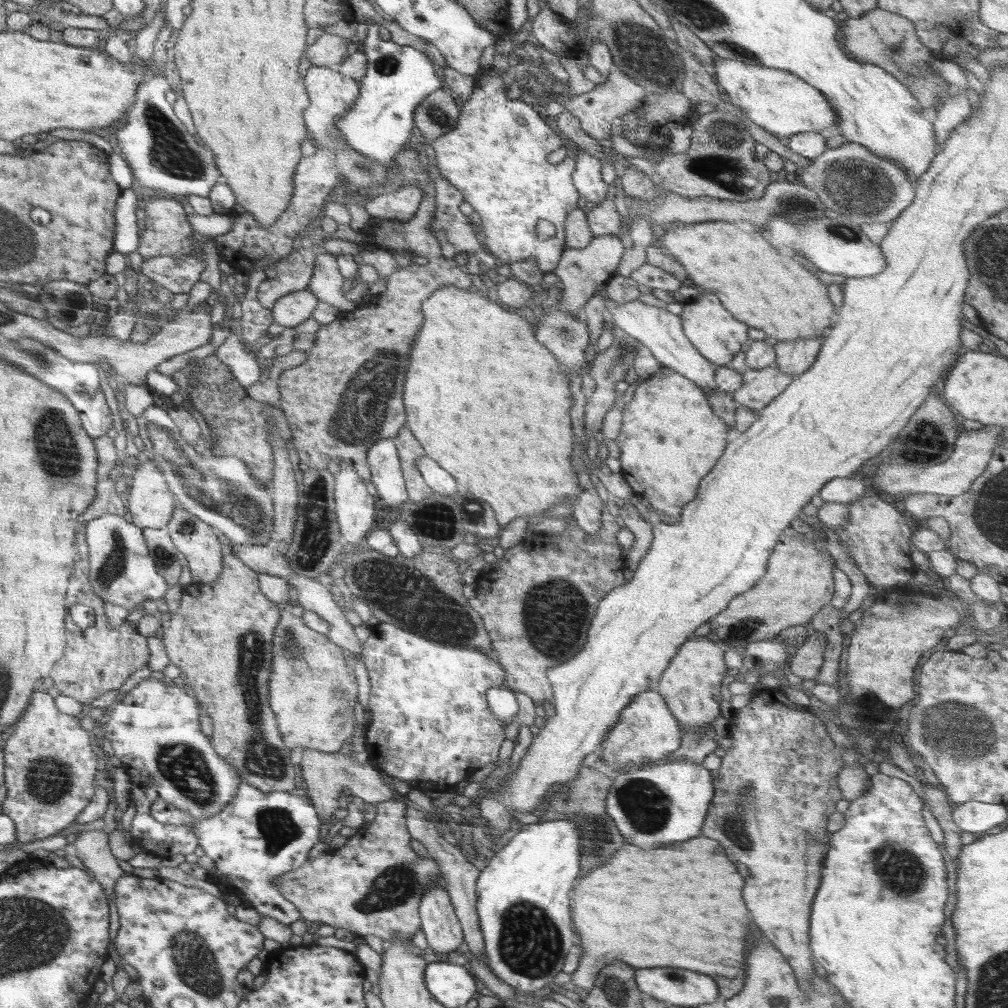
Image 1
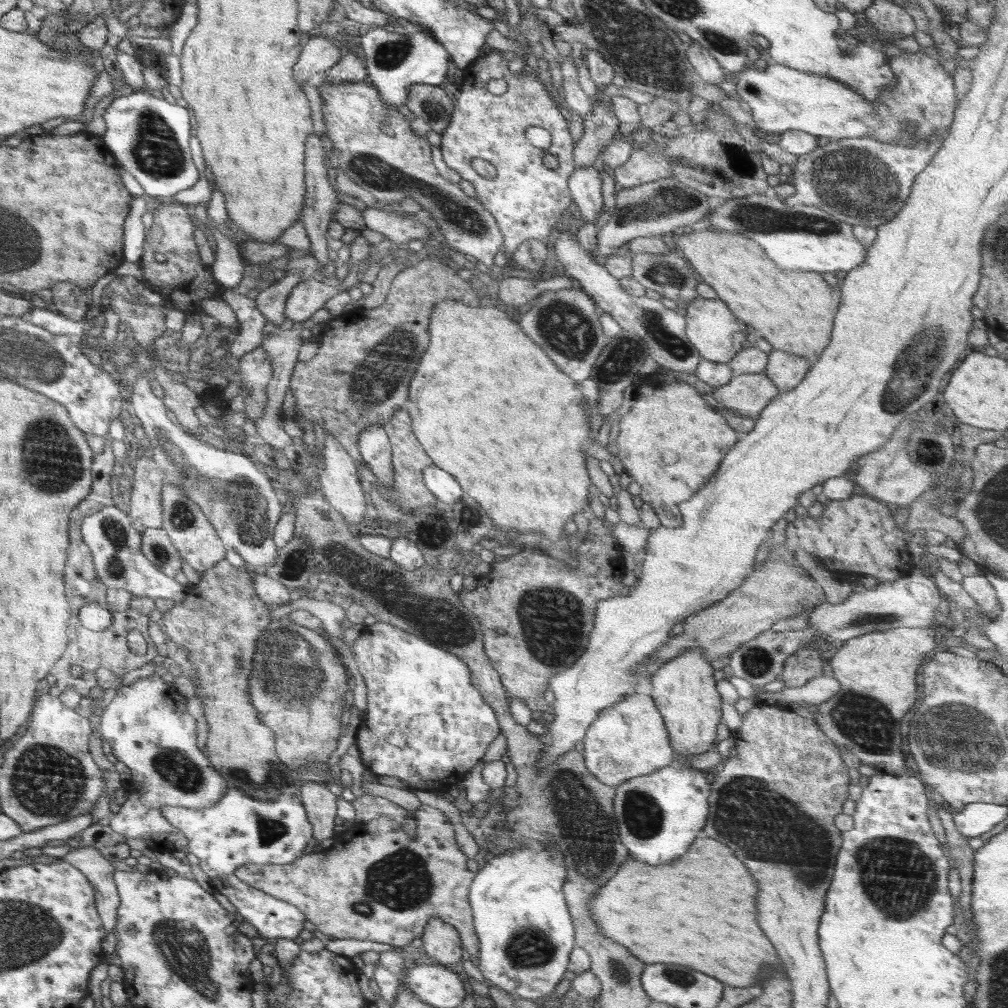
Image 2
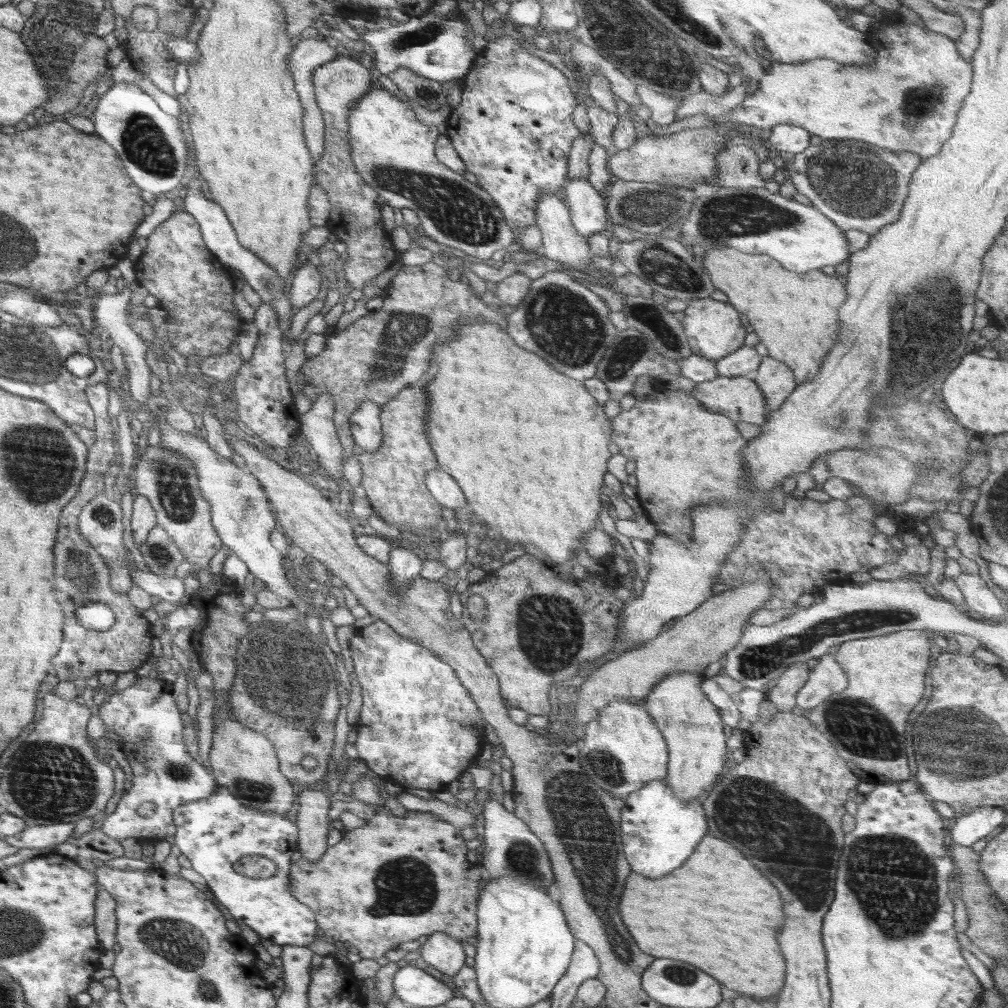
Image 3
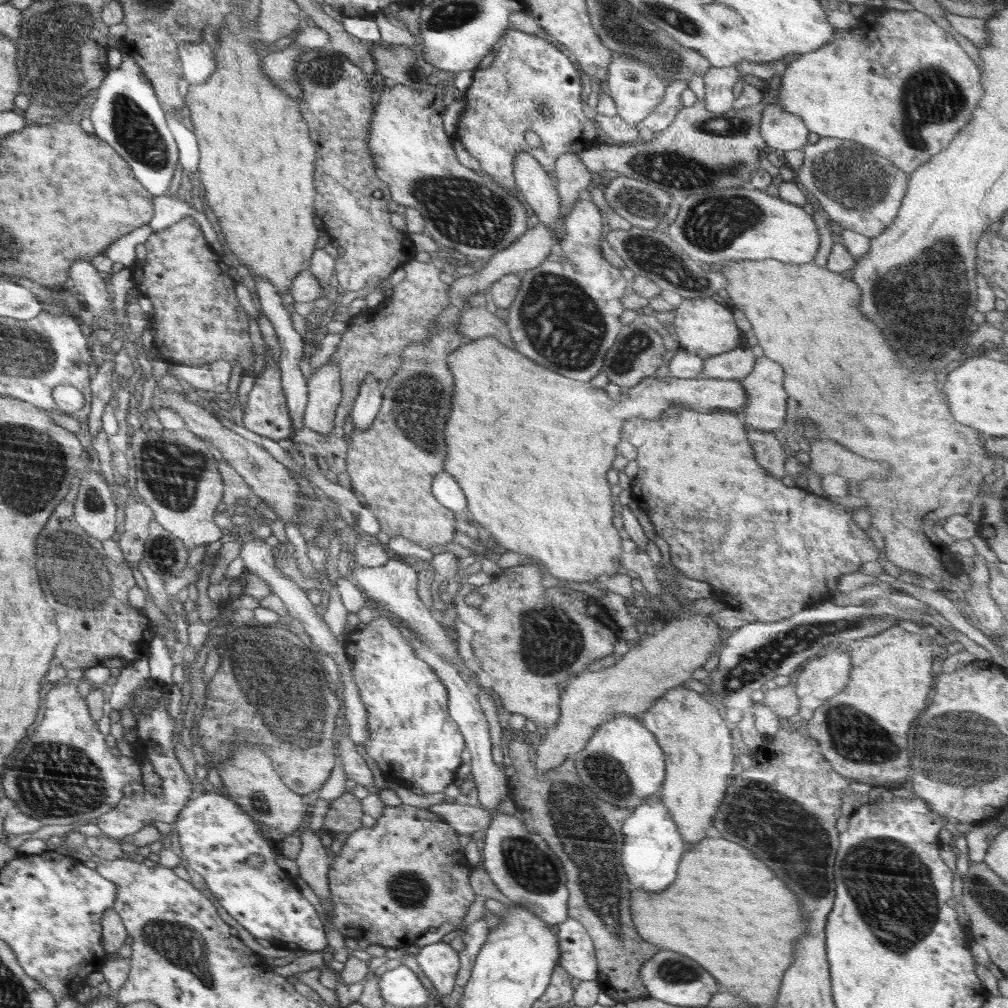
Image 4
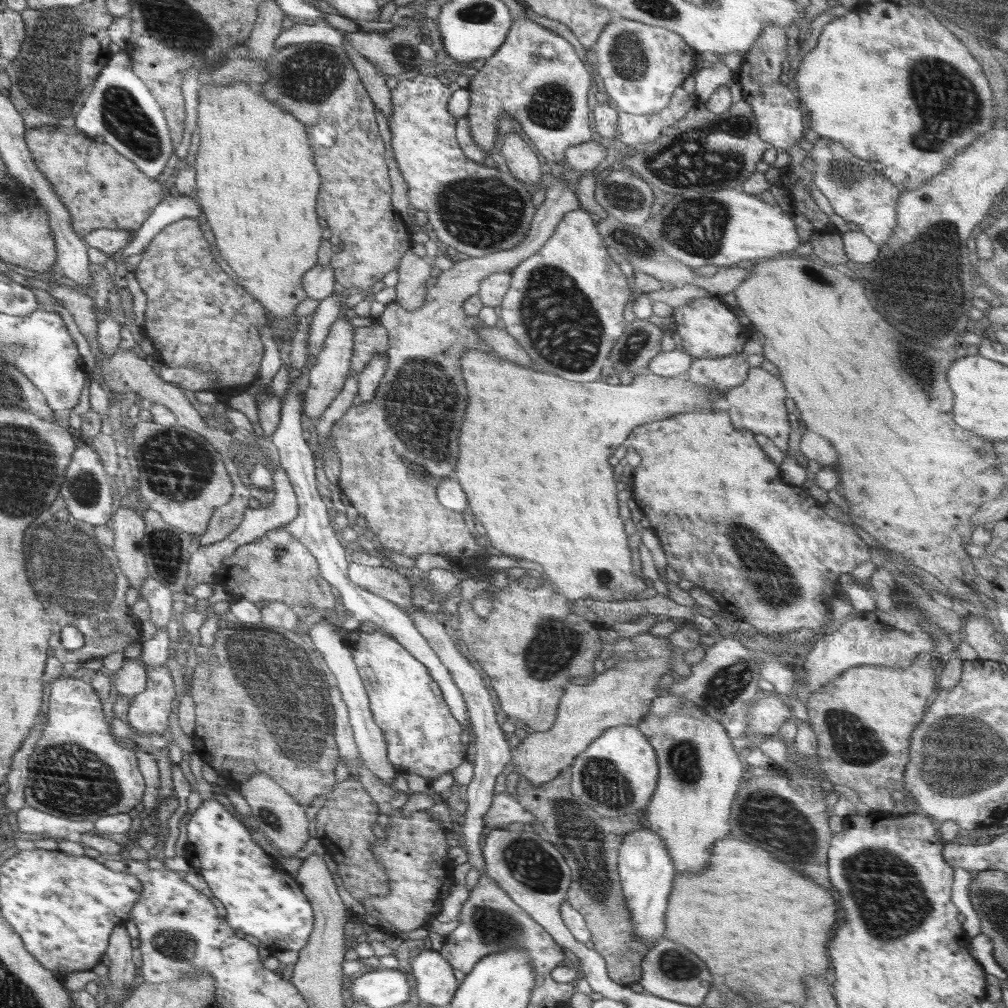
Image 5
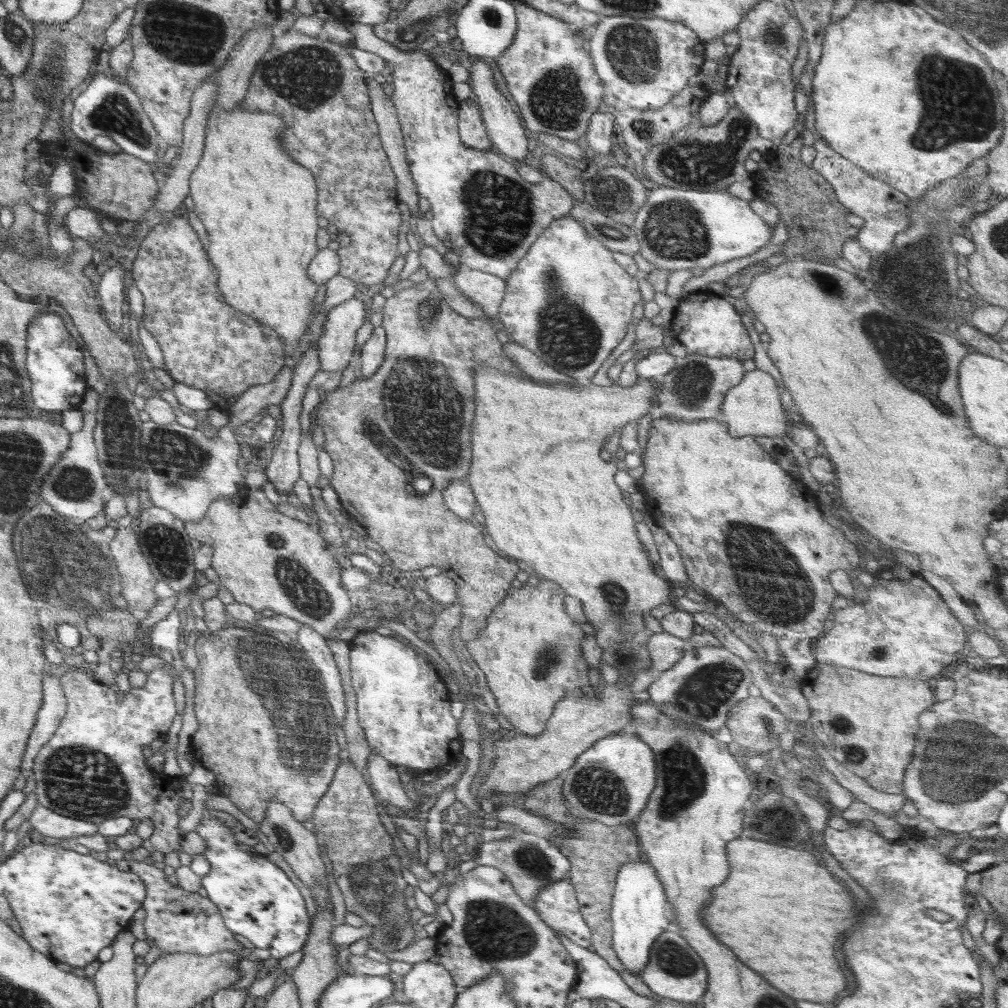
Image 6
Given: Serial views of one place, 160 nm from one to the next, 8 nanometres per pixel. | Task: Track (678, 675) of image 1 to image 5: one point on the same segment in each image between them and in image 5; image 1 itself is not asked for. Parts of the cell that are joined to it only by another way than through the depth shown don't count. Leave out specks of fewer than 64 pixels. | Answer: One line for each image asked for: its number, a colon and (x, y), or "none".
2: (684, 690)
3: (692, 728)
4: (699, 752)
5: (699, 770)

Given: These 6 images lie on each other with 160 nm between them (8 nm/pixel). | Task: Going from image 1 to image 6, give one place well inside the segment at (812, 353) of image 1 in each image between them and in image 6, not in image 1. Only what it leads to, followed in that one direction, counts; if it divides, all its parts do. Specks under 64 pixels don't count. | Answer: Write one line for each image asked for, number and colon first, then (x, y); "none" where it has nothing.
2: (785, 370)
3: (775, 379)
4: (765, 409)
5: (757, 405)
6: (752, 408)

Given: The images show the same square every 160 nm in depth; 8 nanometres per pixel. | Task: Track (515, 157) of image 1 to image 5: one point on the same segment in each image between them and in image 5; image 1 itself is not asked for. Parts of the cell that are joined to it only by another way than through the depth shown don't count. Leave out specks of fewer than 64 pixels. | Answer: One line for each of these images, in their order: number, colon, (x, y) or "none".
2: (528, 200)
3: (515, 107)
4: (531, 85)
5: (549, 98)

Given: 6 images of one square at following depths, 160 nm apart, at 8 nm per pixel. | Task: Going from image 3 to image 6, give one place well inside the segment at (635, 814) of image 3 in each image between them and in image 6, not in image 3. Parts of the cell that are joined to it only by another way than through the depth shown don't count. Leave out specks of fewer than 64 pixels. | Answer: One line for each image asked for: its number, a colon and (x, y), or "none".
4: (652, 848)
5: (646, 872)
6: (637, 913)

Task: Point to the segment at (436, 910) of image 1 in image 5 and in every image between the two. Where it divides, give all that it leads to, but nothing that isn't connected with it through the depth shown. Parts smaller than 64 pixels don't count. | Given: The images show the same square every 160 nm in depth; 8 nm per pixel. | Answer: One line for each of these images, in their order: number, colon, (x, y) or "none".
2: (441, 940)
3: (445, 954)
4: (439, 962)
5: (436, 984)

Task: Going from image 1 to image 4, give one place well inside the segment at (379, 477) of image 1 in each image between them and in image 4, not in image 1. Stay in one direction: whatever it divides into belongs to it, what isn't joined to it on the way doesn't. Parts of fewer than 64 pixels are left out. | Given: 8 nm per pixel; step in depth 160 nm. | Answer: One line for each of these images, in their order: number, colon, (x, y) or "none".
2: (375, 449)
3: (365, 424)
4: (366, 405)

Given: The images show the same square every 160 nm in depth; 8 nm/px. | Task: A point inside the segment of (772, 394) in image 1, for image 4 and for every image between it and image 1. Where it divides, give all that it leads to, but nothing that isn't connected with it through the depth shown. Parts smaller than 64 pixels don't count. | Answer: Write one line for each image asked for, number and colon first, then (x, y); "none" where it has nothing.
2: (747, 395)
3: (739, 398)
4: (531, 449)

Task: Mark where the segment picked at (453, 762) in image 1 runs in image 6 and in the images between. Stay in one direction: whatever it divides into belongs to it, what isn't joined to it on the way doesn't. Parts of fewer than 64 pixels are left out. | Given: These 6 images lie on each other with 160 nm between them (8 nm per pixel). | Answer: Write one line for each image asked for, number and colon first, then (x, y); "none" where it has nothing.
2: (426, 724)
3: (419, 727)
4: (414, 742)
5: (422, 737)
6: (403, 705)

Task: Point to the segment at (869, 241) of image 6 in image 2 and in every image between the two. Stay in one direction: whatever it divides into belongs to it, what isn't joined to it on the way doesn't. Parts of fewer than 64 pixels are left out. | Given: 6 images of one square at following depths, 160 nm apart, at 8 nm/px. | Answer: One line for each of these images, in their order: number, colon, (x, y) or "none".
2: (862, 181)
3: (857, 185)
4: (859, 190)
5: (858, 193)

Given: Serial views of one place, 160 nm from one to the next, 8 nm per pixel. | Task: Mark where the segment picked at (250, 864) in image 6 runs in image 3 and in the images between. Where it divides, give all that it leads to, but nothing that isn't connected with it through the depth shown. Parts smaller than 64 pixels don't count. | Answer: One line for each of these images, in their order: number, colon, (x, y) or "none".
3: (214, 833)
4: (217, 836)
5: (263, 900)

